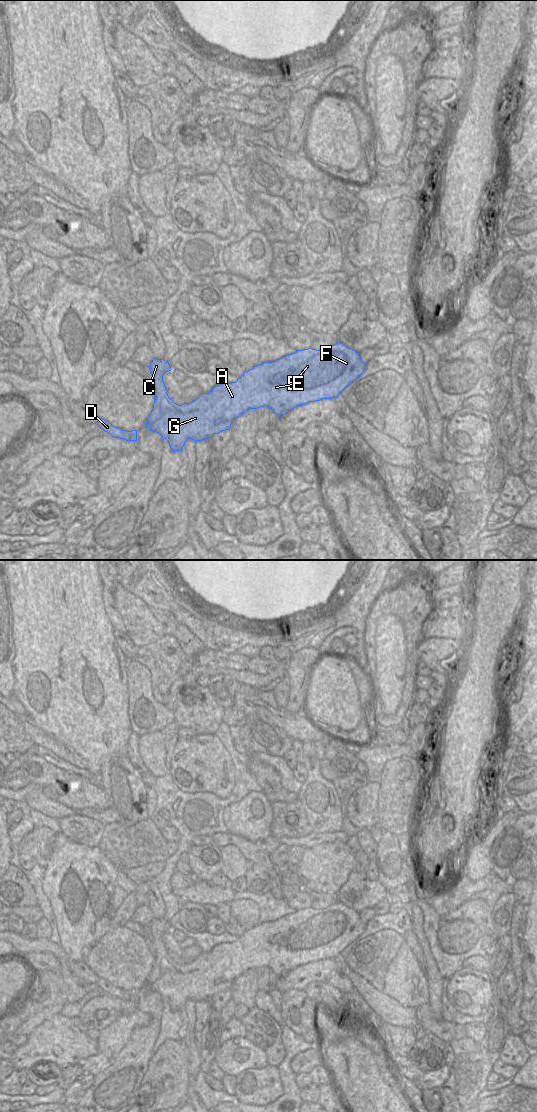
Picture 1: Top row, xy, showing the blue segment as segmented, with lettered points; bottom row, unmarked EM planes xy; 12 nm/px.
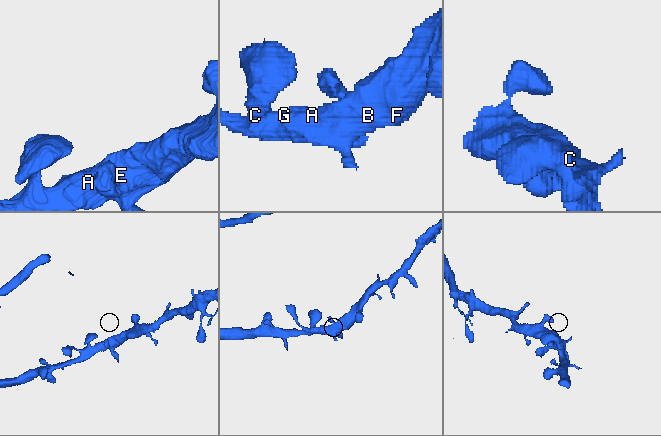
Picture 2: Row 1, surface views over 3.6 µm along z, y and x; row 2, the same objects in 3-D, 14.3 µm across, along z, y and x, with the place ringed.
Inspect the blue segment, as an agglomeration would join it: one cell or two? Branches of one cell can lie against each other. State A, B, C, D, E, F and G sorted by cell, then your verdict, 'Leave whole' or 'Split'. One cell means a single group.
Groups: A B C D E F G. Leave whole

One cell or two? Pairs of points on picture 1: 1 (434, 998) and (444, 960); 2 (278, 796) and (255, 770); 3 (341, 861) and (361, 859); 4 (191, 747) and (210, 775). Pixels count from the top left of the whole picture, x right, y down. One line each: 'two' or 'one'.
1: two
2: one
3: two
4: one

